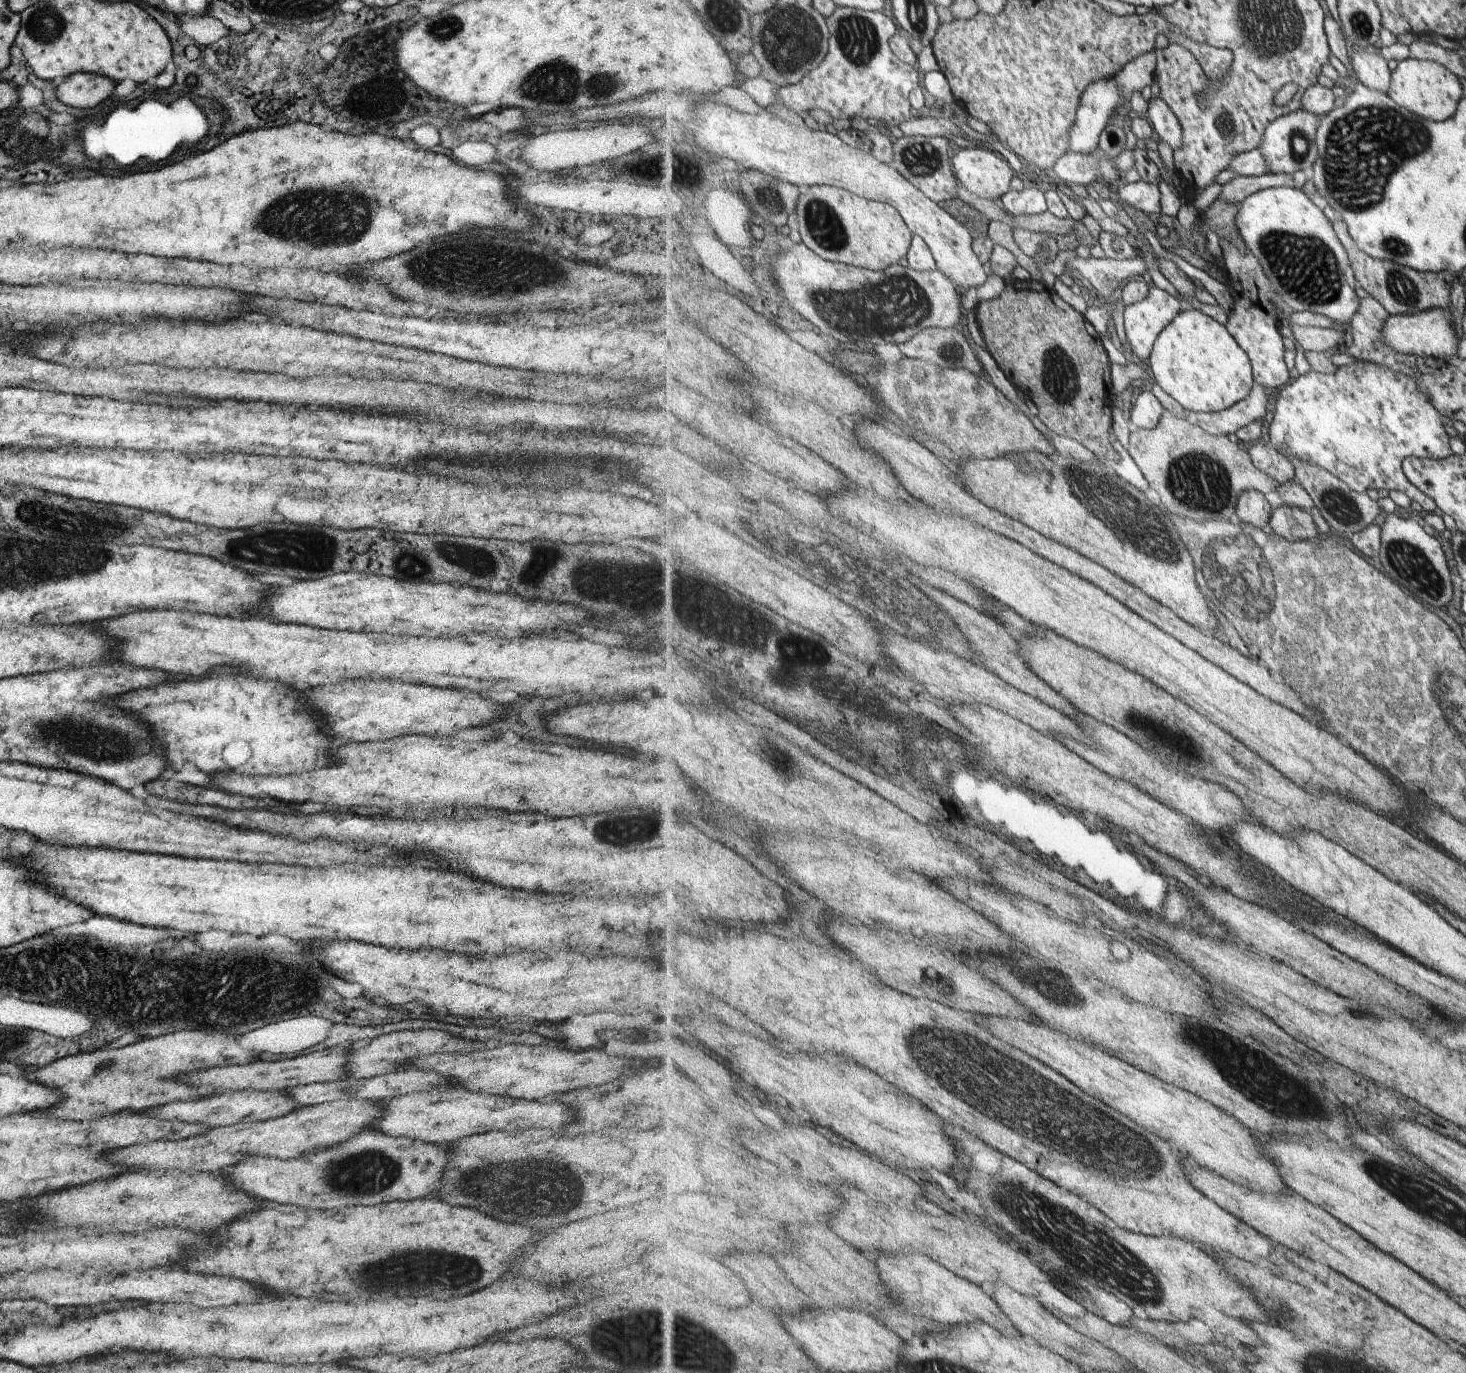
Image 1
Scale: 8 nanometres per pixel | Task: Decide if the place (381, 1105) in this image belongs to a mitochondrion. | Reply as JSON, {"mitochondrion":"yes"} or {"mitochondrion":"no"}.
{"mitochondrion":"no"}

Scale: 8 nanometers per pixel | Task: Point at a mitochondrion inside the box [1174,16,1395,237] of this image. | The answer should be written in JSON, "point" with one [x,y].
{"point":[1300,143]}

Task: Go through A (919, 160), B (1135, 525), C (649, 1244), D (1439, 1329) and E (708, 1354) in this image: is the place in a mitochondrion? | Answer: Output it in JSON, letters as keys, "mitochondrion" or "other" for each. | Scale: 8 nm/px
{"A":"mitochondrion","B":"mitochondrion","C":"other","D":"other","E":"mitochondrion"}

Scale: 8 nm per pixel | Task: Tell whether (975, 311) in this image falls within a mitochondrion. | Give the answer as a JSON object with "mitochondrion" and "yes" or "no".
{"mitochondrion":"no"}

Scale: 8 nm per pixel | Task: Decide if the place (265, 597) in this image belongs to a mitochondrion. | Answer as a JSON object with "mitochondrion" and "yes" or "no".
{"mitochondrion":"no"}

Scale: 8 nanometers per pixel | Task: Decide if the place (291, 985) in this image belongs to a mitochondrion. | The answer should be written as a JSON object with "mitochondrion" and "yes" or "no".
{"mitochondrion":"yes"}

